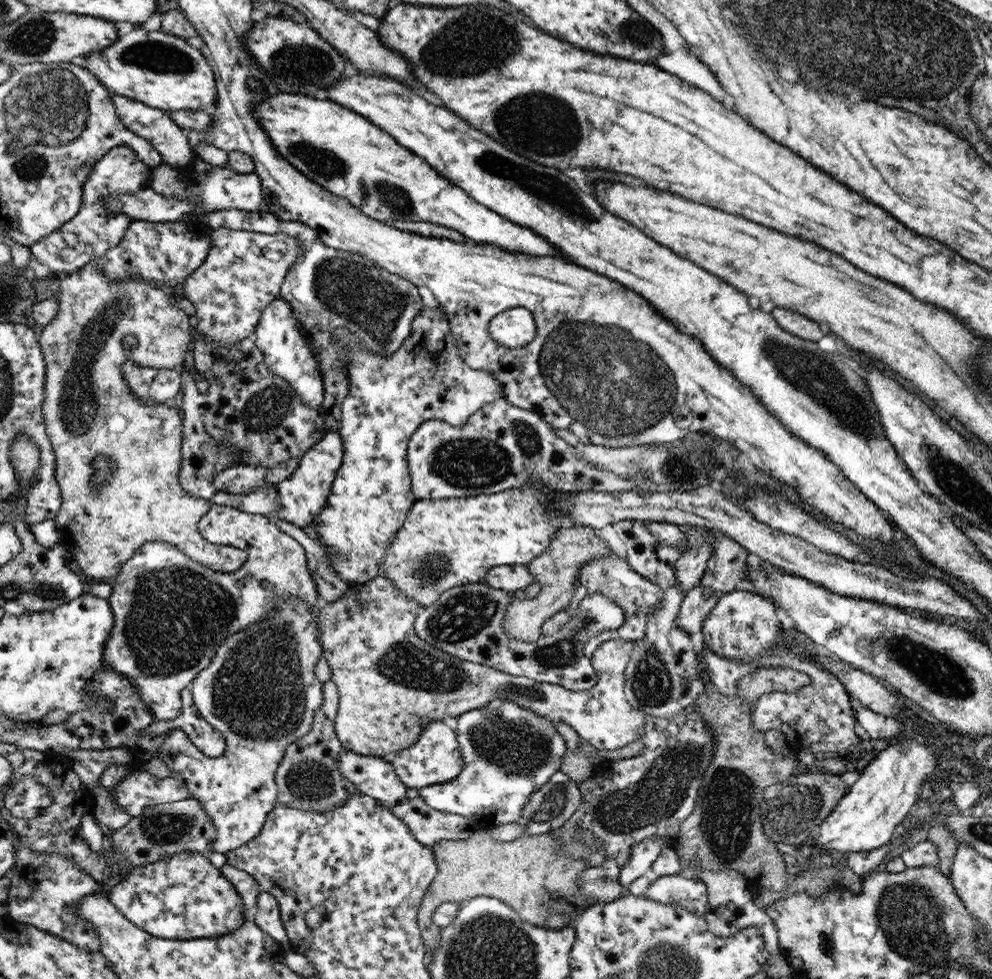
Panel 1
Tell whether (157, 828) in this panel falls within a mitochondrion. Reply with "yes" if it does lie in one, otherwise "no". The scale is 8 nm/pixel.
yes

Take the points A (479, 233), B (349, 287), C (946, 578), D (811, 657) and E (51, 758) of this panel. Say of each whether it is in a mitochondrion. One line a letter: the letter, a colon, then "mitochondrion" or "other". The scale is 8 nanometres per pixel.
A: other
B: mitochondrion
C: other
D: other
E: other

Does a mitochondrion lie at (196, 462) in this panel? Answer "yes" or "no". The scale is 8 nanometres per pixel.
no

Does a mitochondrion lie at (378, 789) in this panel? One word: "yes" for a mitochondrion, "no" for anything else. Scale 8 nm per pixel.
no

